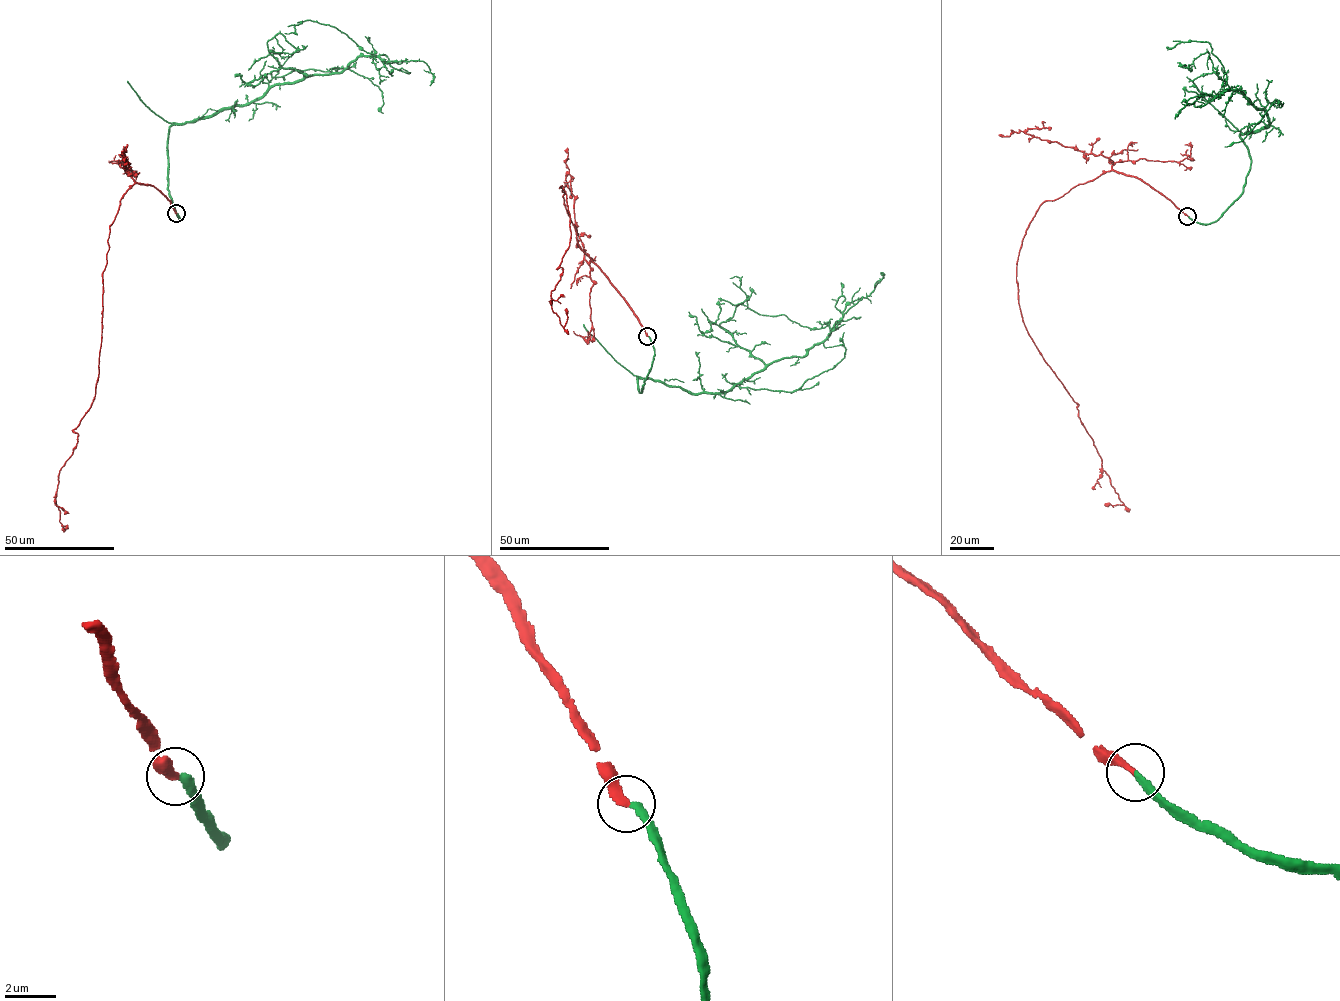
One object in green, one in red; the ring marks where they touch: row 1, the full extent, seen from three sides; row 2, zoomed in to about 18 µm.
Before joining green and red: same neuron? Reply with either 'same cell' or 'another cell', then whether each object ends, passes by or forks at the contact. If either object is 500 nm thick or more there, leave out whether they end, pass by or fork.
another cell | green ends | red ends

